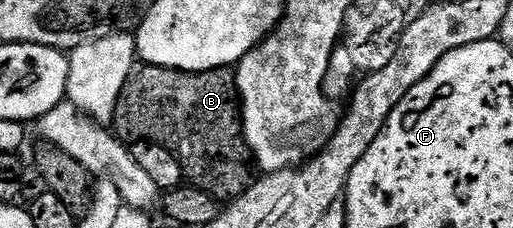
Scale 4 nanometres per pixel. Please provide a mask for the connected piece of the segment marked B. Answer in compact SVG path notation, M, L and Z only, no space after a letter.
M135 65L130 79L122 89L112 130L127 144L155 142L168 147L172 156L180 160L183 179L189 185L200 188L219 200L239 198L256 181L256 166L252 161L250 145L242 131L240 97L233 69L188 71L163 66Z

